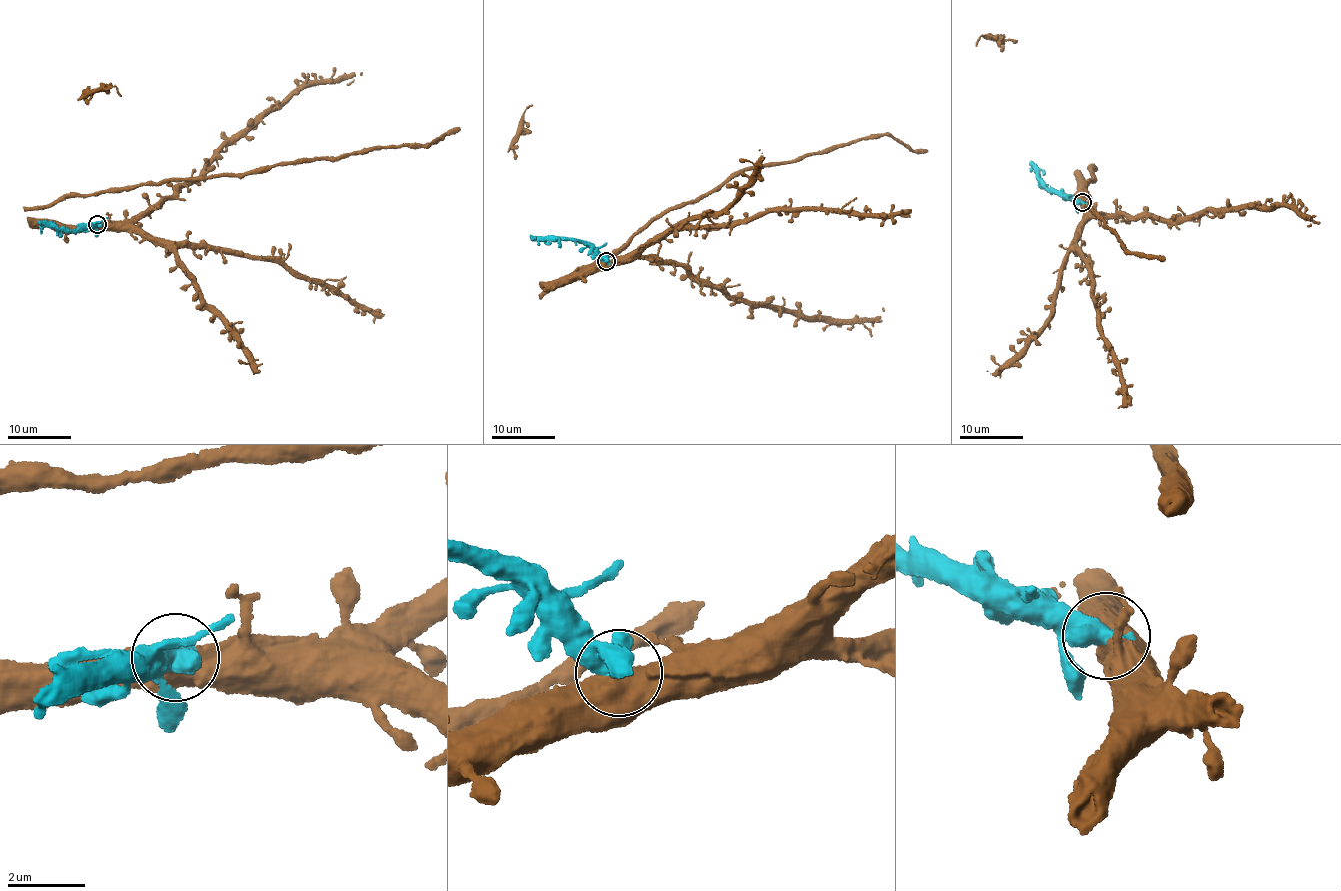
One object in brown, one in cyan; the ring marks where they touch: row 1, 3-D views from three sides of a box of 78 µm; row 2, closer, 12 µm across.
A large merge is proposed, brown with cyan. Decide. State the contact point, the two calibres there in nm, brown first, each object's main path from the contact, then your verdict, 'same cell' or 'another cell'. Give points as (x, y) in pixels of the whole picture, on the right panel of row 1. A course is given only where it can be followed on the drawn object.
(1082, 202) | 750/650 nm | brown via (1081, 202), (1077, 184), (1088, 169), (1093, 170), (1097, 180), (1086, 186), (1088, 206), (1128, 252), (1164, 257) | cyan via (1081, 202), (1051, 191), (1034, 168), (1030, 172) | another cell

